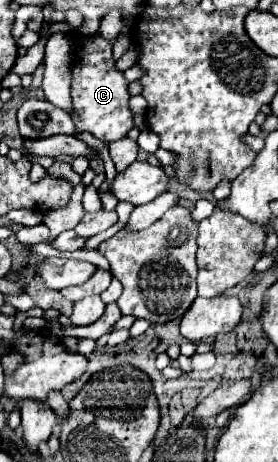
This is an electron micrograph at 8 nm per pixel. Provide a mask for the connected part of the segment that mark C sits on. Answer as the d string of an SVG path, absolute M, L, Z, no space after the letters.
M93 35L89 39L81 39L73 59L73 81L71 81L71 97L73 97L73 121L77 131L89 131L97 139L111 143L127 135L133 127L133 113L129 111L129 91L127 81L121 71L113 67L111 43L101 35Z

